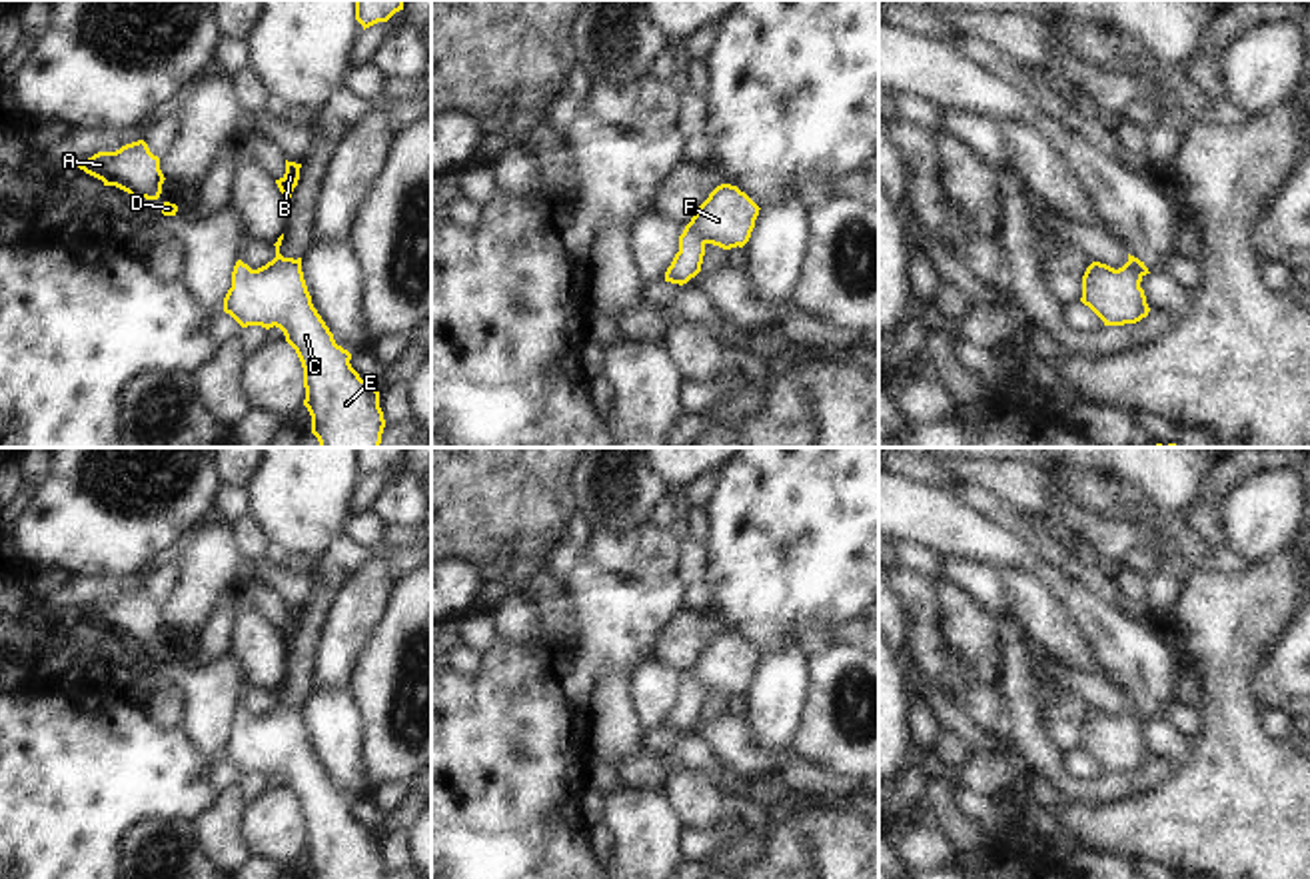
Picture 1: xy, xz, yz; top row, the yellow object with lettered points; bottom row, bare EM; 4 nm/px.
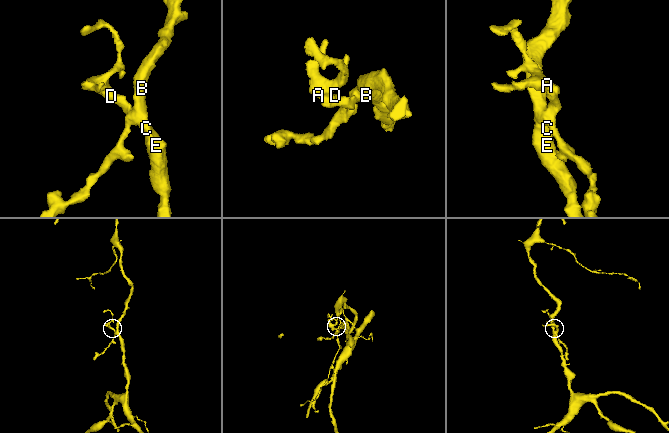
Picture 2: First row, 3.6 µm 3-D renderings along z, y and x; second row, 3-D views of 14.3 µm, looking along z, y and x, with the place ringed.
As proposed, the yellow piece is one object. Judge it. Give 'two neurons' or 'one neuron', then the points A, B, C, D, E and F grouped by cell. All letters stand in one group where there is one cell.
one neuron; groups A B C D E F

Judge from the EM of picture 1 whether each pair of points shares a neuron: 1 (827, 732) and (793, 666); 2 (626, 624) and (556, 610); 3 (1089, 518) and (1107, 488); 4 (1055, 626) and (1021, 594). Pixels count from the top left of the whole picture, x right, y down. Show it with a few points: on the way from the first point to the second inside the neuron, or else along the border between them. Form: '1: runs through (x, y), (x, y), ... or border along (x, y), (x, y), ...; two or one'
1: border along (809, 654), (809, 696), (803, 724), (791, 740); two
2: border along (562, 584), (568, 596), (574, 638); two
3: border along (1057, 484), (1081, 506), (1125, 520), (1137, 530); two
4: runs through (1047, 618), (1029, 600); one

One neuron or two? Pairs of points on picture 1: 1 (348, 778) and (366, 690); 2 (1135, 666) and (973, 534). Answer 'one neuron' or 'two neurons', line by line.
1: two neurons
2: one neuron

